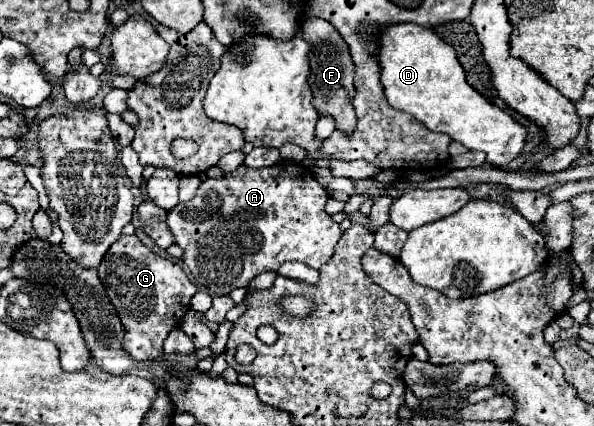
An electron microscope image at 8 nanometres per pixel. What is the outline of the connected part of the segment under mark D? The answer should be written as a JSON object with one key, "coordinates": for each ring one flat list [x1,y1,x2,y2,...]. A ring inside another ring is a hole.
{"coordinates":[[412,22,392,24,382,28,378,38,380,48,376,60,380,66,380,82,392,108,412,114,428,130,448,134,468,150,486,152,492,166,500,168,520,154,528,134,526,128,466,82,454,48,440,40,430,28]]}

